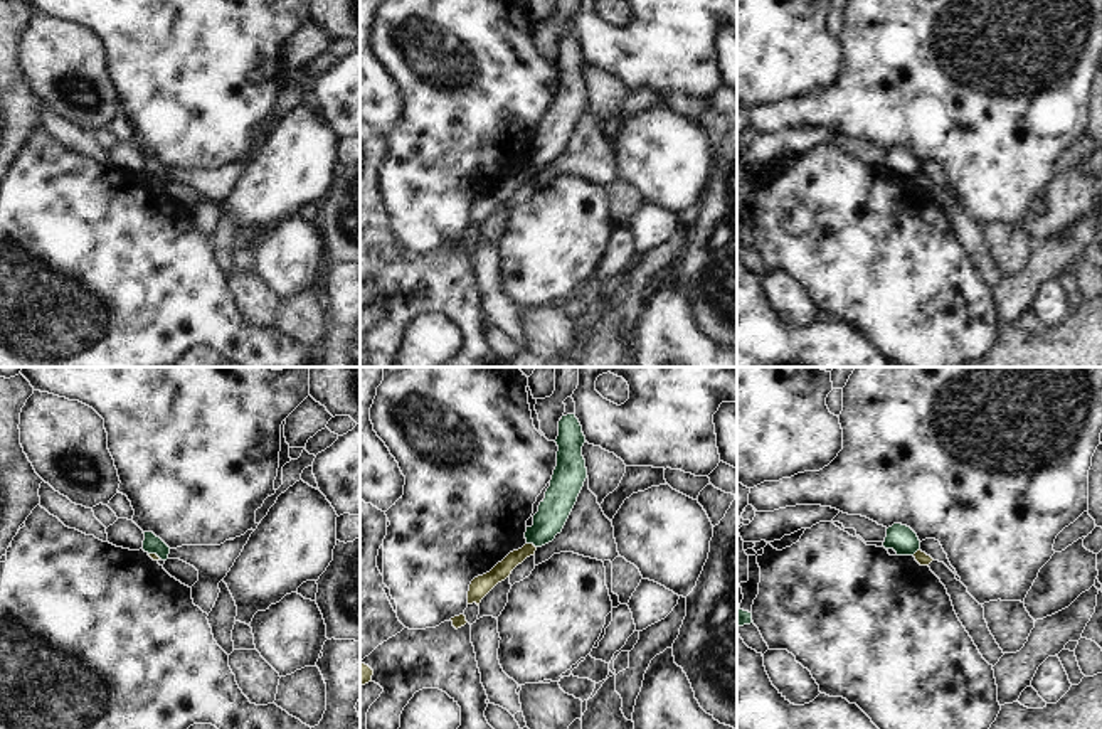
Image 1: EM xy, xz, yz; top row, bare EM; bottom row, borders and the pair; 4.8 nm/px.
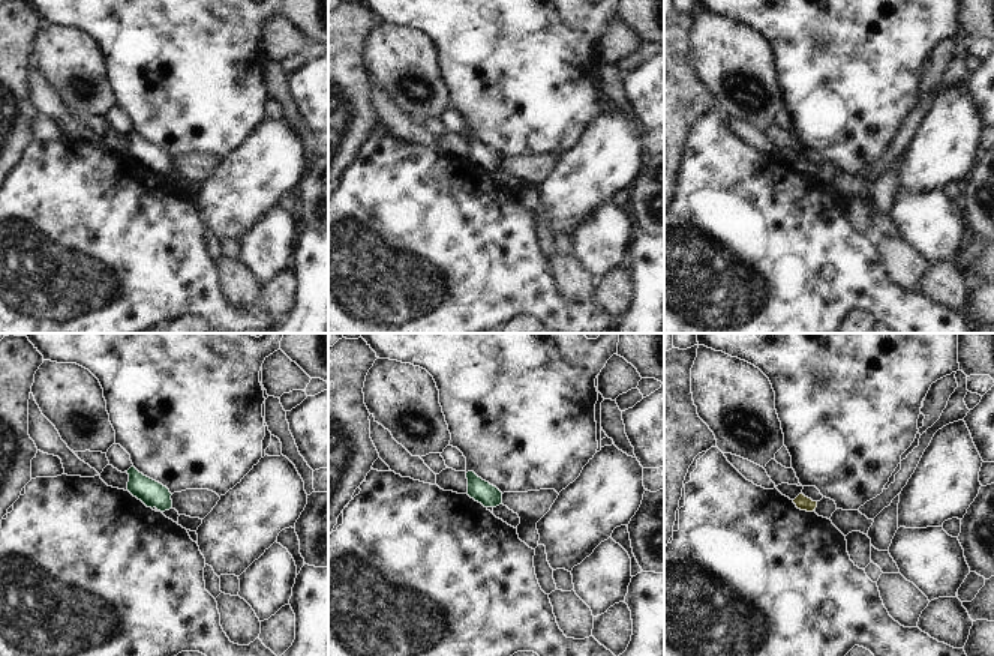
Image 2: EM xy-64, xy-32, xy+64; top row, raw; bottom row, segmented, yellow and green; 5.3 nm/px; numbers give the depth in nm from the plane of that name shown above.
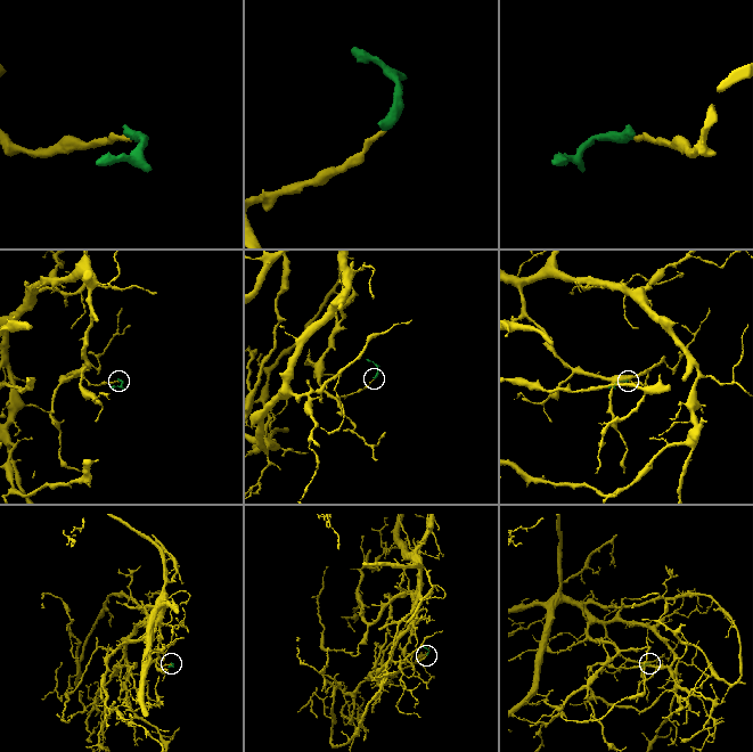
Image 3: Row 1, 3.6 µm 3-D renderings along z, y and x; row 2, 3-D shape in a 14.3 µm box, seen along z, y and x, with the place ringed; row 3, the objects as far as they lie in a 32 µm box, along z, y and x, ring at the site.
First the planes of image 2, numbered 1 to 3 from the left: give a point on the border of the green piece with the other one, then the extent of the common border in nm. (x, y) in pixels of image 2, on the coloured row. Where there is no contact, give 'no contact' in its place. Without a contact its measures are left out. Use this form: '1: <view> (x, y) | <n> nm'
1: no contact
2: no contact
3: no contact

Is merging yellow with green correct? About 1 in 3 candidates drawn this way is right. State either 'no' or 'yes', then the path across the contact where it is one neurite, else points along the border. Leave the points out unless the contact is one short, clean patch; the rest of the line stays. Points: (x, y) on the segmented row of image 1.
no | along xz (527, 542), (535, 548)

